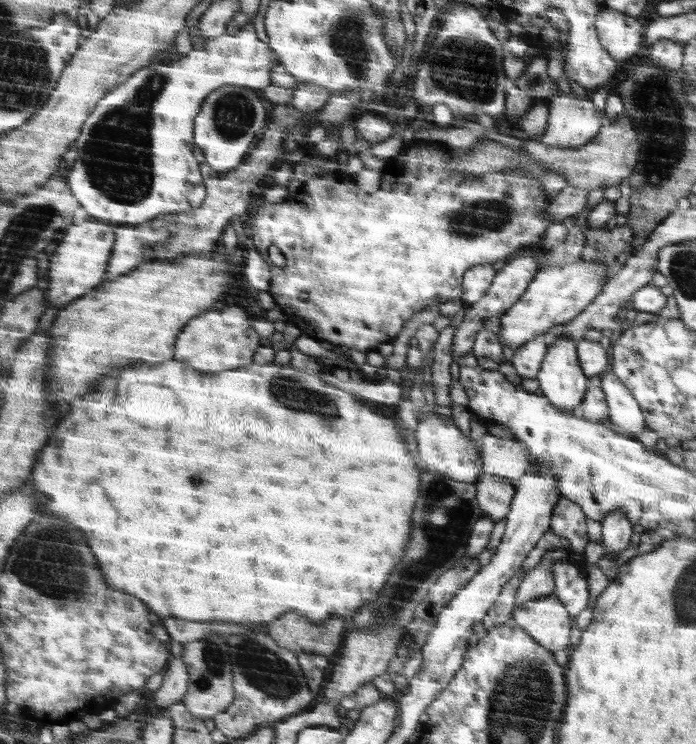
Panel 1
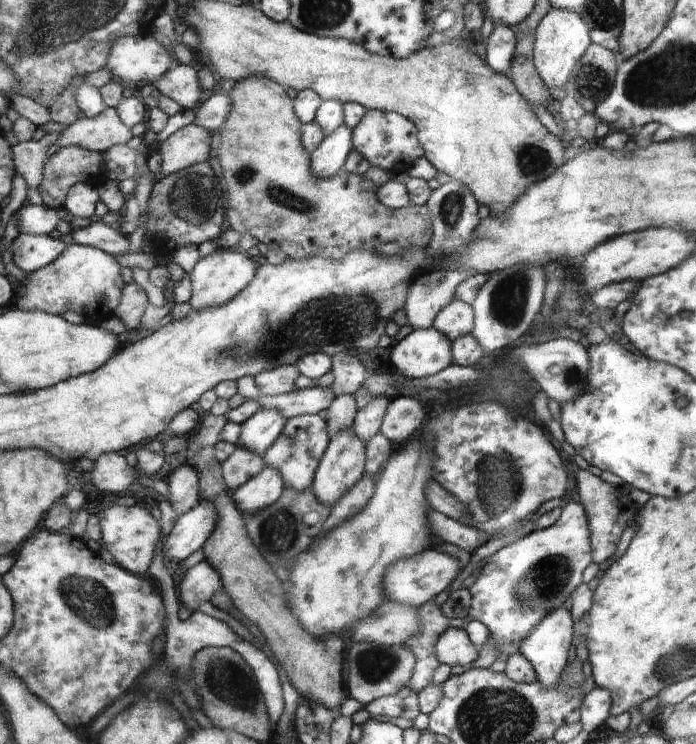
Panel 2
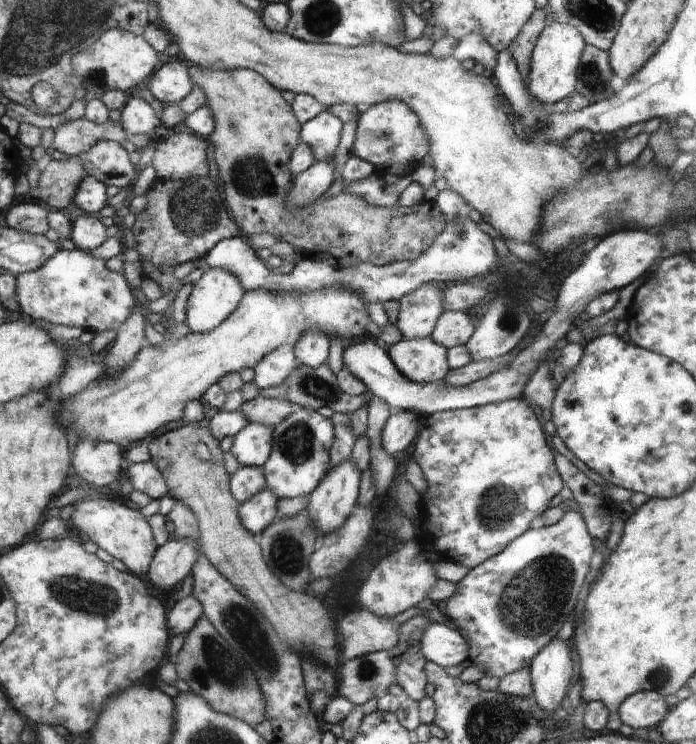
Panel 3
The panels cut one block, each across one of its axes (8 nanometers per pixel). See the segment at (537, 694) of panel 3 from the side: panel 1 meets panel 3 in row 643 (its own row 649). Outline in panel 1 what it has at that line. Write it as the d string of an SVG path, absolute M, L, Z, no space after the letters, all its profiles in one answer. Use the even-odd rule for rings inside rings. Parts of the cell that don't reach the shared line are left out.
M554 593L515 605L512 621L552 652L566 650L570 638L569 610Z

